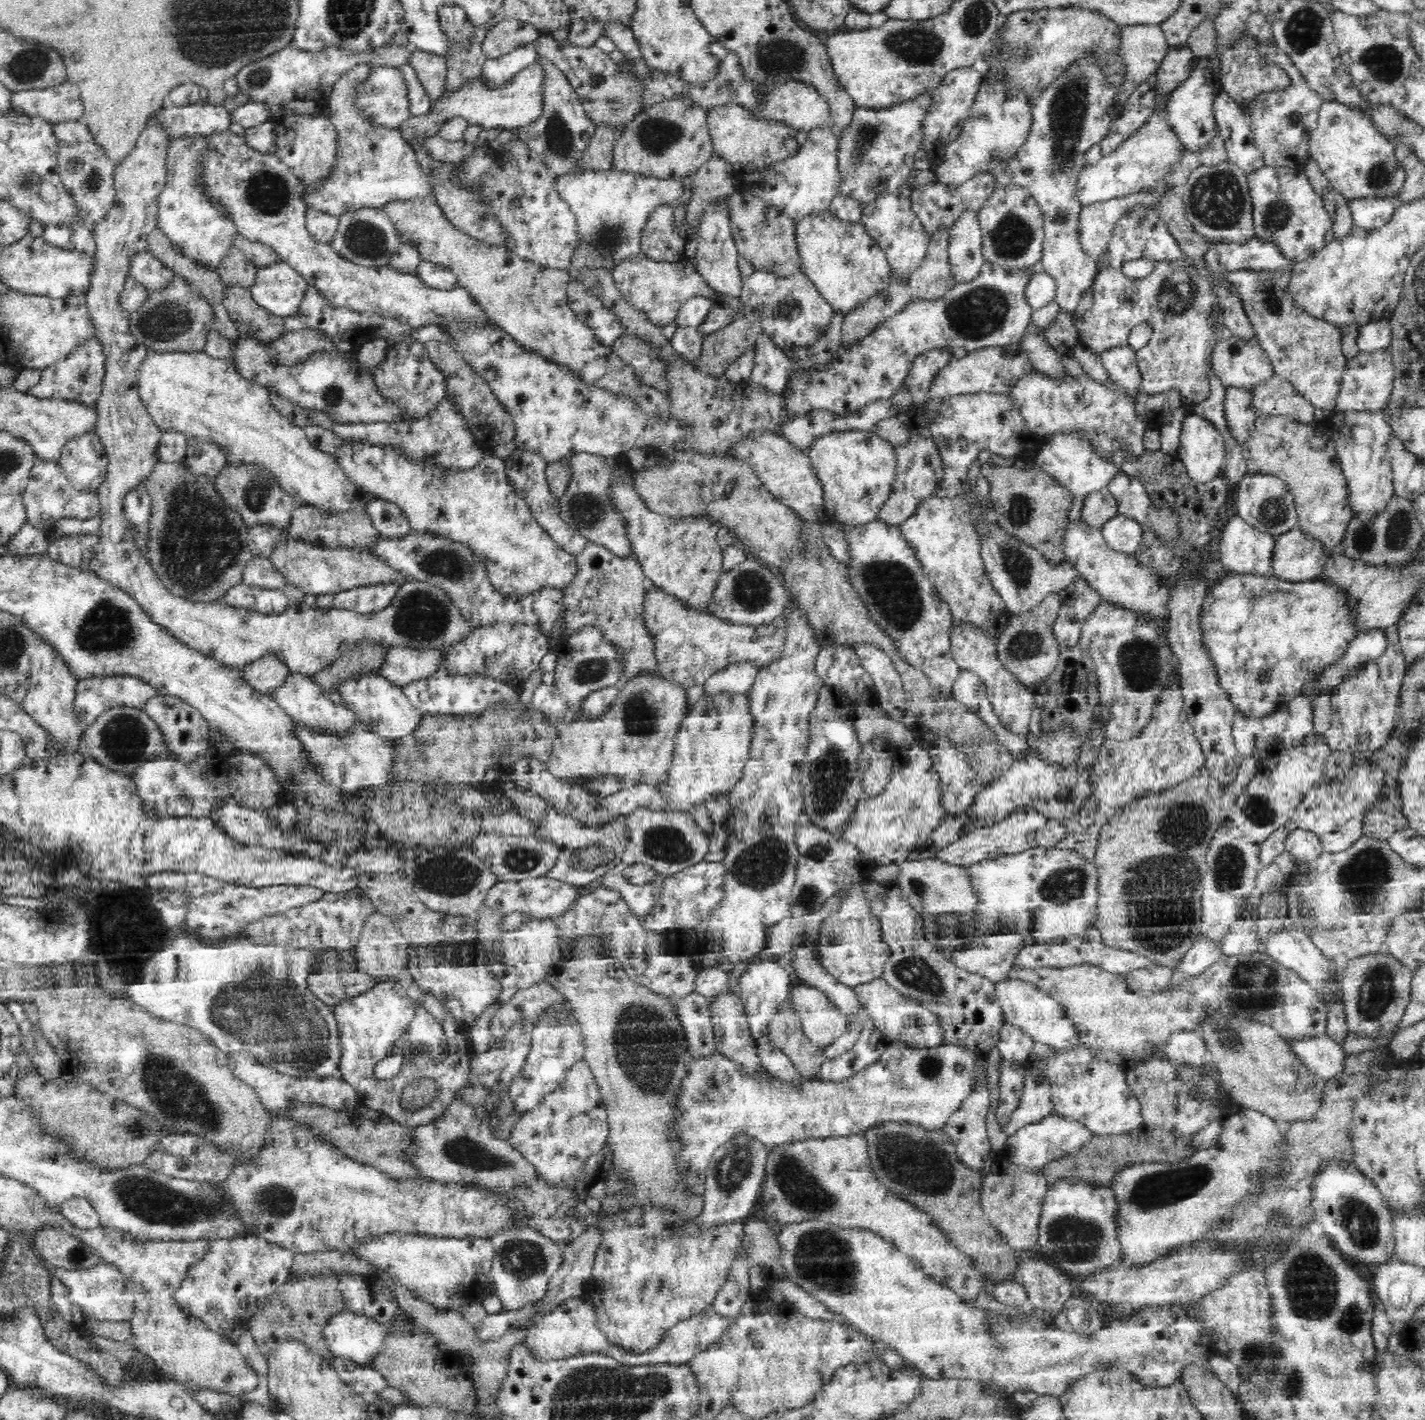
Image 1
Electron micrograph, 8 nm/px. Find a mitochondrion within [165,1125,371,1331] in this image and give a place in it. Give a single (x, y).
(276, 1201)

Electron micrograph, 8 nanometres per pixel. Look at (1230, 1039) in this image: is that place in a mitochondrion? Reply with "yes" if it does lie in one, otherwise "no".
yes

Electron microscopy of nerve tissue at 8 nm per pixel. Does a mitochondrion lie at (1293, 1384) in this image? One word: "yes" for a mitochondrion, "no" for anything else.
yes

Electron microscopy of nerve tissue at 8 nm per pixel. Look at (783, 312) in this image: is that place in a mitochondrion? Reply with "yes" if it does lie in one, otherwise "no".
yes

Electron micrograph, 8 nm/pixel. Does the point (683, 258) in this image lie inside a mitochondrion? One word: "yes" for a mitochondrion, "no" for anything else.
no

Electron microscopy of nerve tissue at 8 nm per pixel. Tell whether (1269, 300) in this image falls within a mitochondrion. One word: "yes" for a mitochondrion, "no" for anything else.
yes

